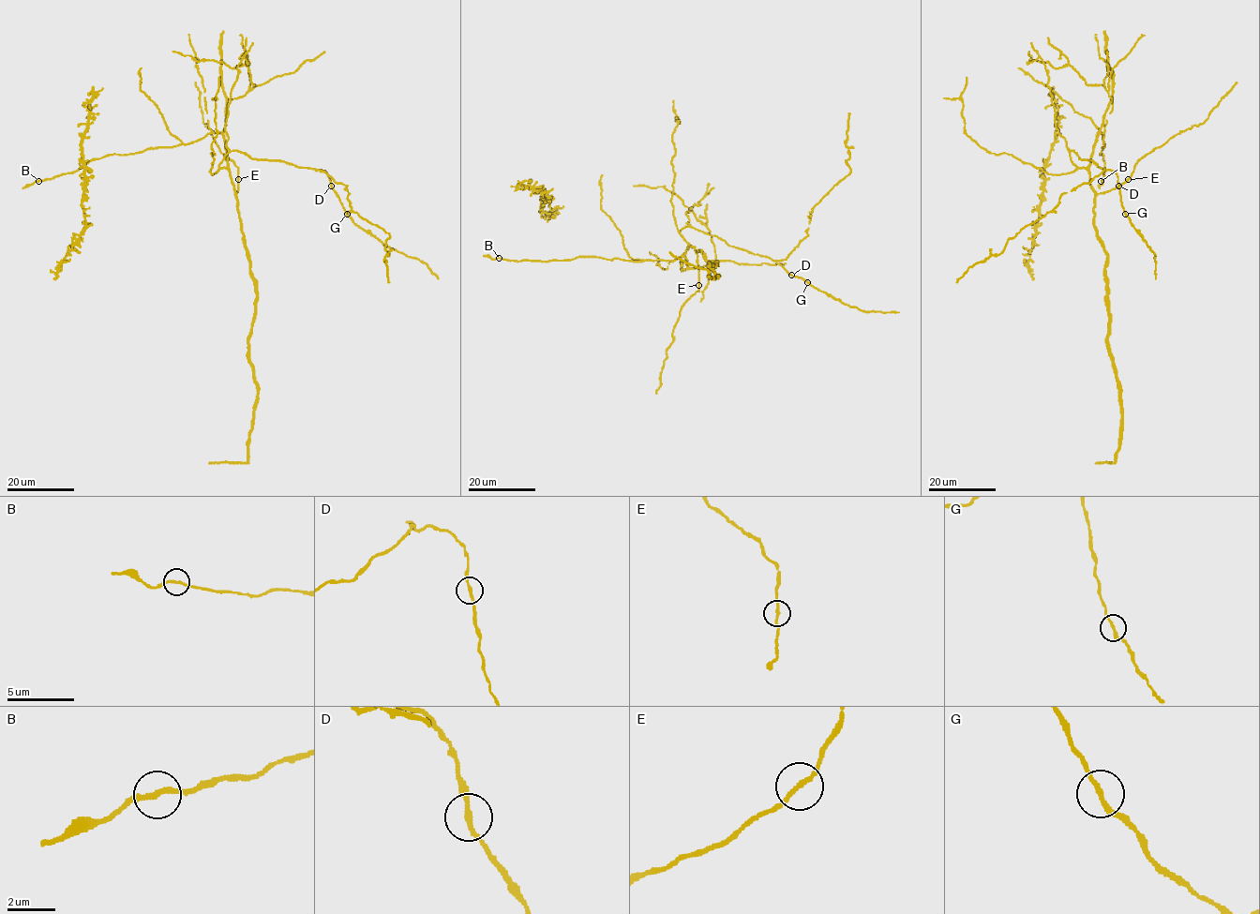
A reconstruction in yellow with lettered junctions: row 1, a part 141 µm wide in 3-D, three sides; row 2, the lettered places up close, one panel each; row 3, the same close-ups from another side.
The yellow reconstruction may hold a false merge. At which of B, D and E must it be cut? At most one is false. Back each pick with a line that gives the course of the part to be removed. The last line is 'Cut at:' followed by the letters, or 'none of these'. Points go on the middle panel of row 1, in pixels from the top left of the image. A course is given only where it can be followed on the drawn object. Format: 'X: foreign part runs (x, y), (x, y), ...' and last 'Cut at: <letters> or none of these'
Cut at: none of these

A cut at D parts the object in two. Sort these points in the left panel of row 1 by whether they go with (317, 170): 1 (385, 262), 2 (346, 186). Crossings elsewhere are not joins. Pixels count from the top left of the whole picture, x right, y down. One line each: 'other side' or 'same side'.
1: same side
2: same side

